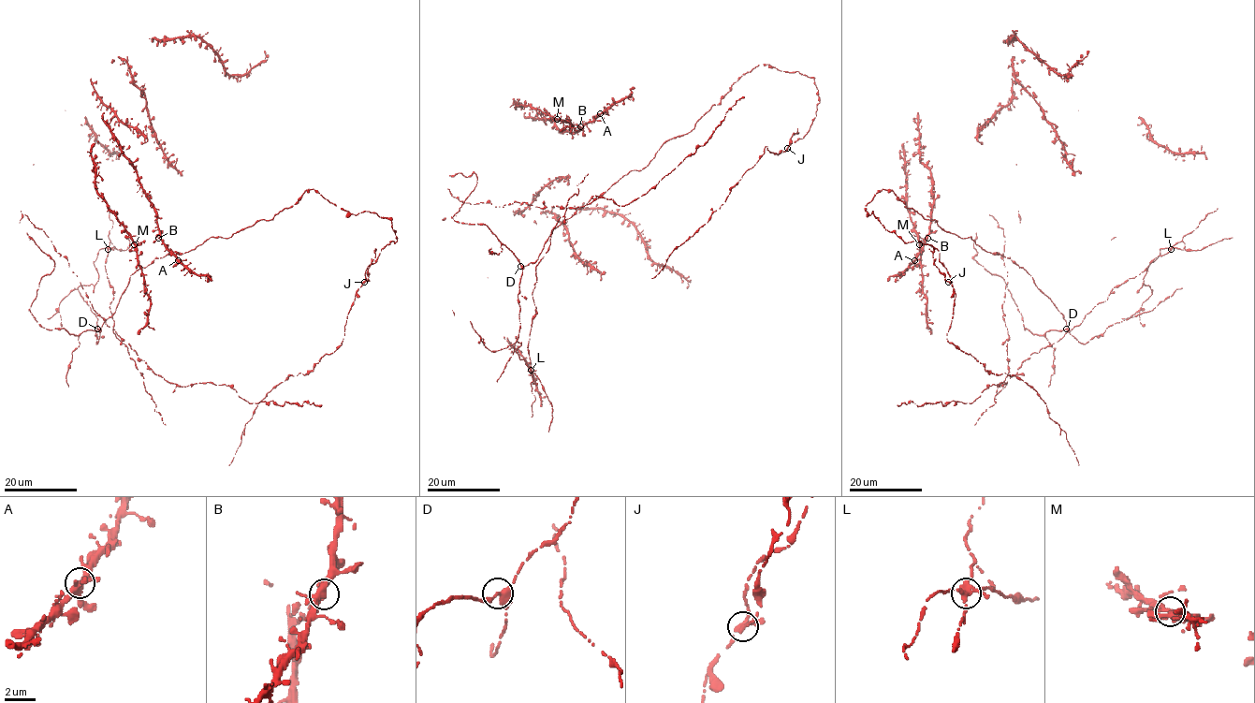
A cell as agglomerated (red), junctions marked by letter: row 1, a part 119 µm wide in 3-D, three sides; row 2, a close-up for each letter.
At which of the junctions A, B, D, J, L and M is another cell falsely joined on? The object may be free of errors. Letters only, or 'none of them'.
L

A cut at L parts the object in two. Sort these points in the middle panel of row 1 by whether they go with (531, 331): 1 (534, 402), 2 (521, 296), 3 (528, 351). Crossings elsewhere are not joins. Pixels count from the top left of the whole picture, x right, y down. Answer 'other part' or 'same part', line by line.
1: same part
2: other part
3: same part

